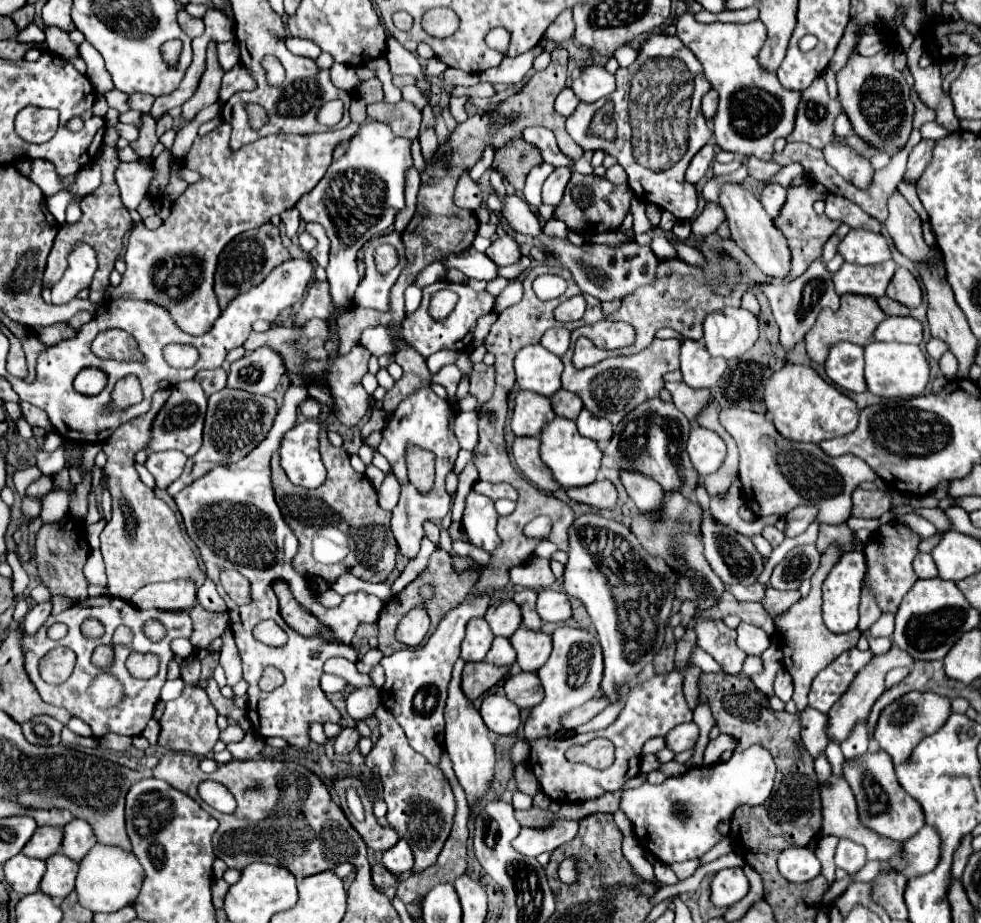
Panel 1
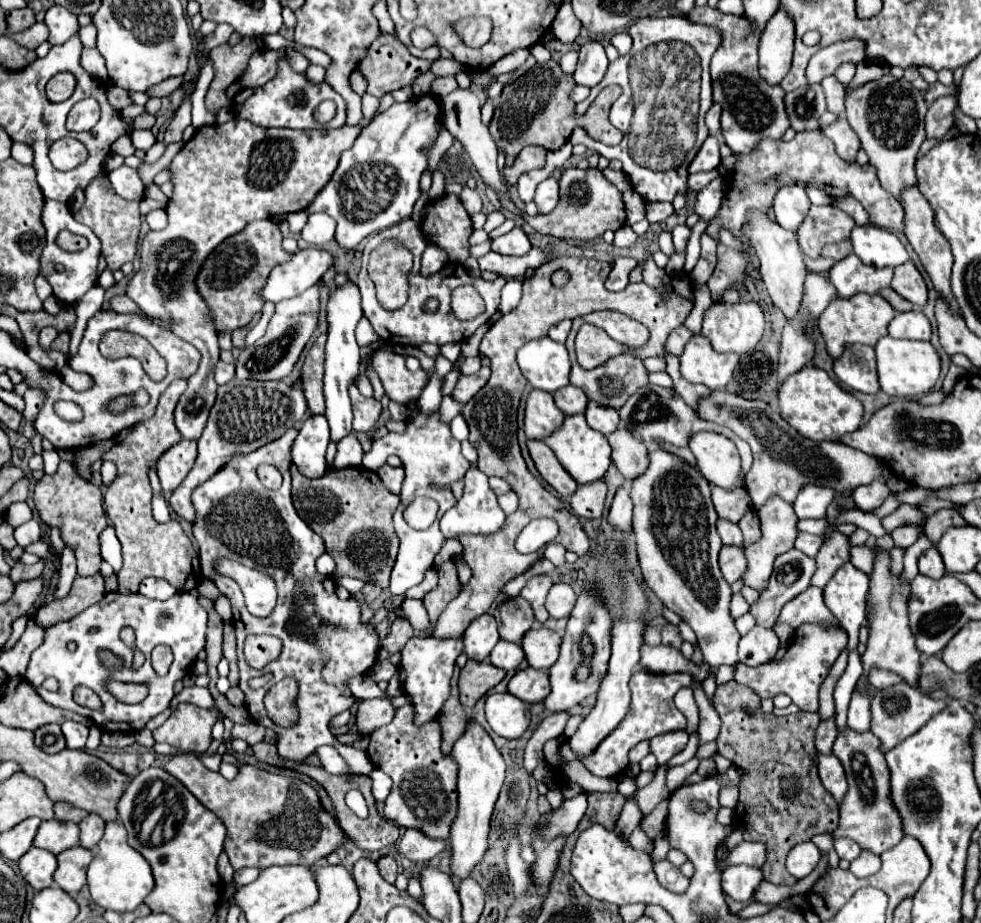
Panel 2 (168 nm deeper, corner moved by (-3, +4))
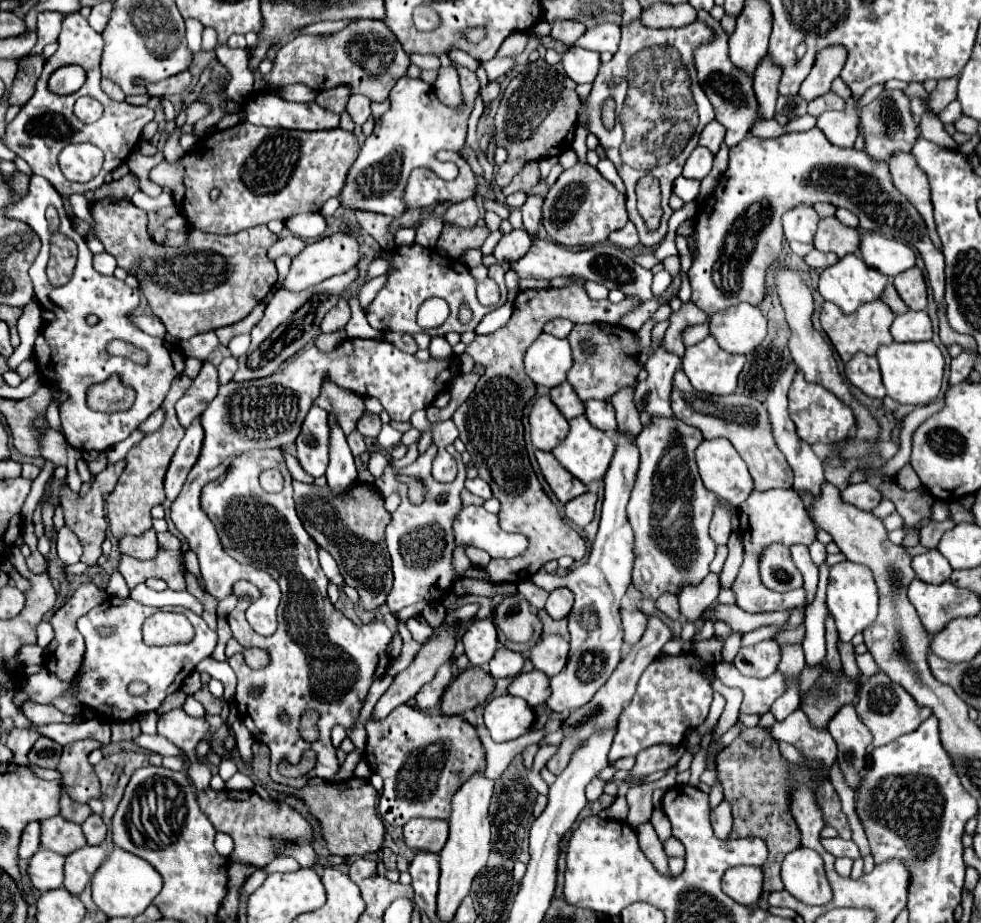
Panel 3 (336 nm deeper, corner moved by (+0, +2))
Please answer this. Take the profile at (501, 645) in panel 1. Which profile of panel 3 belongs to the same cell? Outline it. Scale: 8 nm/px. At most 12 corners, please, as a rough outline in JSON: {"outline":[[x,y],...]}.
{"outline":[[498,647],[488,671],[494,679],[516,677],[524,655]]}

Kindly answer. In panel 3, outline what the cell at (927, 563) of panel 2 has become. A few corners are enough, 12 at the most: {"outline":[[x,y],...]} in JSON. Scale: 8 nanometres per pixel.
{"outline":[[938,549],[912,559],[918,579],[938,585],[952,575]]}

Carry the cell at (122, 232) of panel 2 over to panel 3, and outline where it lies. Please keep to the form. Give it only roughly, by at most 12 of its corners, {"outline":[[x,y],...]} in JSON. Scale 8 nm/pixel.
{"outline":[[98,199],[96,235],[176,341],[242,321],[278,281],[266,225],[148,237],[146,213]]}

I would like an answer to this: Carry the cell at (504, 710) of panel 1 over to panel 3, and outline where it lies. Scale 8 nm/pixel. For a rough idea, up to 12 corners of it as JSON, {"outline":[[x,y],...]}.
{"outline":[[520,697],[486,703],[484,723],[494,741],[532,727],[534,711]]}

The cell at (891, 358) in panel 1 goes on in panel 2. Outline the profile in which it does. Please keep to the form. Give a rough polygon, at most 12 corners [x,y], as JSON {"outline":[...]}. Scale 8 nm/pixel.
{"outline":[[881,337],[879,385],[917,397],[939,379],[941,359],[927,341]]}

